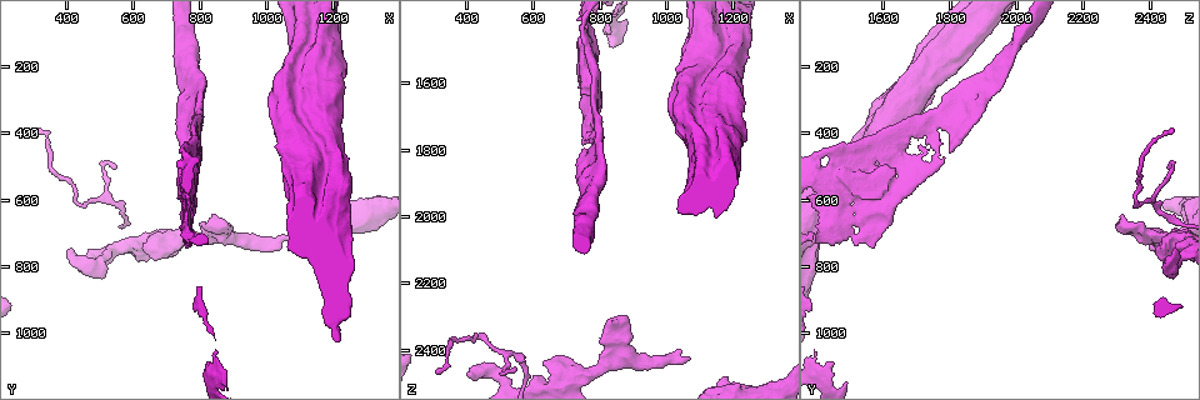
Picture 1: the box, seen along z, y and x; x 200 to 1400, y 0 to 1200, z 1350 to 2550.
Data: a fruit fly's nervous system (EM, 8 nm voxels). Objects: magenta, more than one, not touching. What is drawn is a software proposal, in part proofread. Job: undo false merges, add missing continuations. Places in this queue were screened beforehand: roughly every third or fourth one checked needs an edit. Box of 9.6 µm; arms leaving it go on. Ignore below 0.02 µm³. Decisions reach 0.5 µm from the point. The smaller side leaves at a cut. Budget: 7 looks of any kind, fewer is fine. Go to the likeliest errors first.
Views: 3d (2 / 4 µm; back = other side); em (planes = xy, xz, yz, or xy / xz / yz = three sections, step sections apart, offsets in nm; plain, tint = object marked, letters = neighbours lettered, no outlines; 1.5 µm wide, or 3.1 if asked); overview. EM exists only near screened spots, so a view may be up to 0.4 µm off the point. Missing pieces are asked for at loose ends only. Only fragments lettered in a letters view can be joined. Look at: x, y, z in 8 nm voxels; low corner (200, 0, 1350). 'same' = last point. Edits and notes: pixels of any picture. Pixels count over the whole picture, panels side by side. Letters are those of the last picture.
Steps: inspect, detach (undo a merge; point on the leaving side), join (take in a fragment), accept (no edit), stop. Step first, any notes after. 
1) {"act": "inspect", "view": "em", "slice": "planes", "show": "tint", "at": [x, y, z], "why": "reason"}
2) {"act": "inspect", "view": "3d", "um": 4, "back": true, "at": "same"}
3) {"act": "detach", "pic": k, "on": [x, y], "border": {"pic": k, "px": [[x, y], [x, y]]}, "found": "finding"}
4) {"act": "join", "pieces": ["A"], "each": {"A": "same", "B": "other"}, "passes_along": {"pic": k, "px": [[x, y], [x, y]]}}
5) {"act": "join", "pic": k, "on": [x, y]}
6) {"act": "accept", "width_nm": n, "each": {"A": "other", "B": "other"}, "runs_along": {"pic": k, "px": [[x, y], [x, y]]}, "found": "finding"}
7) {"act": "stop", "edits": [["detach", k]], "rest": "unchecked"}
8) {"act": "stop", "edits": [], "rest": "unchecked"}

{"act": "inspect", "view": "3d", "um": 4, "at": [420, 750, 2470], "why": "branch stops here"}

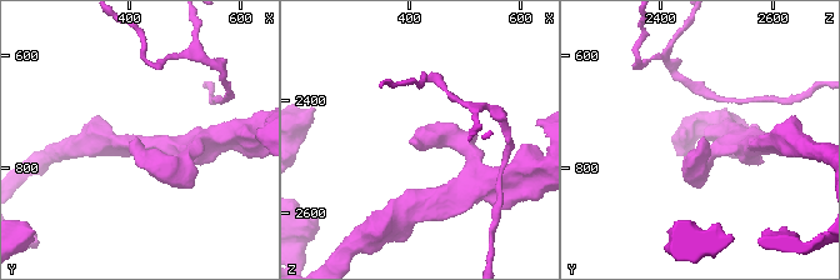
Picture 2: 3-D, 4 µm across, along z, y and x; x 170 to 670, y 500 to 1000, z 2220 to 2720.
{"act": "inspect", "view": "em", "slice": "yz", "step": 8, "show": "letters", "at": [415, 750, 2480]}

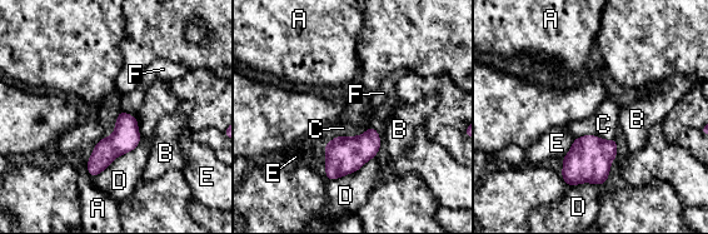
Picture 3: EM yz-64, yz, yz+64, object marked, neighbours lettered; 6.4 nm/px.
{"act": "inspect", "view": "em", "slice": "planes", "show": "letters", "at": "same"}

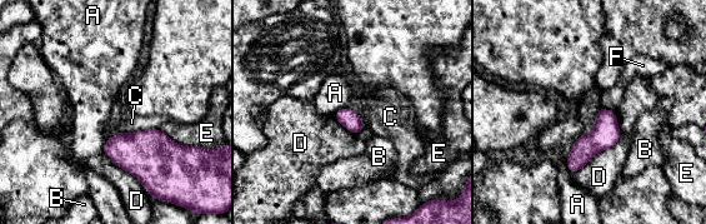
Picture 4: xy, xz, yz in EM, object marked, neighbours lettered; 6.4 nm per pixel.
{"act": "accept", "each": {"A": "other", "B": "other", "C": "other", "D": "other", "E": "other", "F": "other"}, "border": {"pic": 4, "px": [[615, 113], [619, 139], [574, 174]]}, "found": "none of them fits"}

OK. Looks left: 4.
{"act": "inspect", "view": "em", "slice": "yz", "step": 8, "show": "letters", "at": [1070, 710, 2420], "why": "an open end"}

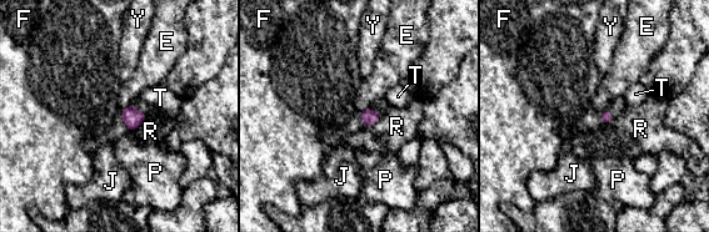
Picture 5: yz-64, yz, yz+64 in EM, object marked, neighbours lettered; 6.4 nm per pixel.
{"act": "inspect", "view": "em", "slice": "planes", "show": "letters", "at": "same", "why": "another direction"}

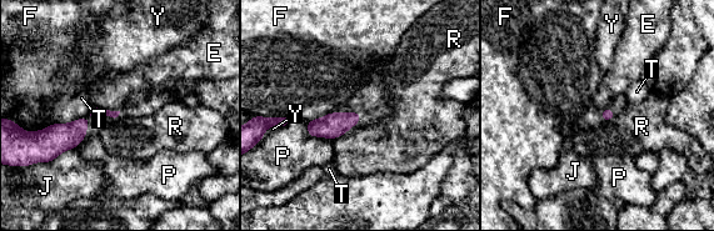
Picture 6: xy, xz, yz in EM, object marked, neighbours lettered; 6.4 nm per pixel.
{"act": "accept", "longest_contact_nm": ["F", 420], "each": {"E": "other", "F": "other", "J": "other", "P": "other", "R": "other", "T": "other", "Y": "other"}, "border": {"pic": 6, "px": [[96, 106], [104, 110], [119, 111]]}, "found": "no lettered fragment goes on from it"}

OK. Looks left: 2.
{"act": "inspect", "view": "em", "slice": "xz", "step": 8, "show": "letters", "at": [310, 400, 2470], "why": "free end"}

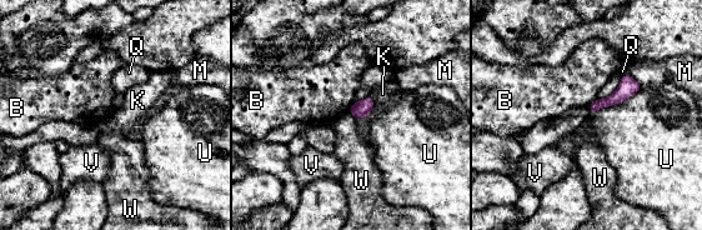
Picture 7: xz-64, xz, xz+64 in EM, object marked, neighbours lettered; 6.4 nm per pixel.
{"act": "accept", "each": {"B": "other", "K": "other", "M": "other", "Q": "other", "U": "other", "V": "other", "W": "other"}, "runs_along": {"pic": 7, "px": [[637, 86], [592, 108]]}, "found": "no lettered fragment goes on from it"}

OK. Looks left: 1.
{"act": "stop", "edits": [], "rest": "unchecked"}

